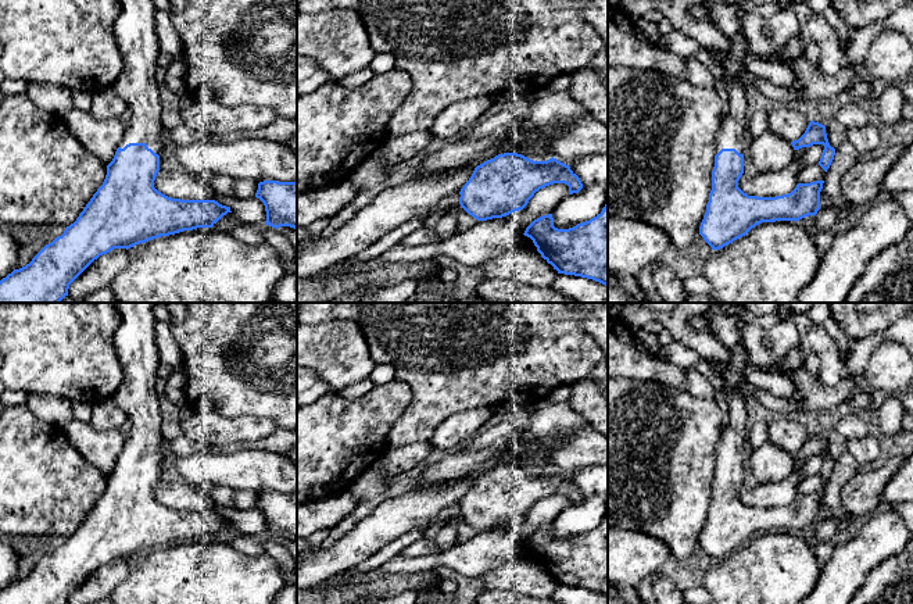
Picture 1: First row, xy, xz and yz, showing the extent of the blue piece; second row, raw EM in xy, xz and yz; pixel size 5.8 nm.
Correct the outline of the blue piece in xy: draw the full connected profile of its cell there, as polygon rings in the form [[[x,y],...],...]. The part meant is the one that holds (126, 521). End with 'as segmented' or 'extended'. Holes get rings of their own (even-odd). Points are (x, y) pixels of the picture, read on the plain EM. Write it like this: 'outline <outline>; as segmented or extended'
outline [[[111,303],[121,314],[114,333],[122,382],[112,397],[132,422],[130,433],[107,476],[103,496],[93,505],[76,532],[46,555],[29,575],[14,580],[0,592],[0,604],[68,604],[69,596],[100,567],[114,560],[130,560],[148,551],[197,539],[212,539],[230,518],[215,511],[172,510],[154,498],[162,480],[164,437],[161,435],[160,401],[155,393],[160,365],[155,344],[157,319],[154,303]]]; extended

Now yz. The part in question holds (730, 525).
outline [[[710,303],[709,319],[713,333],[731,353],[723,374],[724,397],[728,401],[727,419],[716,447],[712,501],[699,537],[703,551],[712,561],[719,561],[762,533],[796,533],[809,526],[814,528],[820,521],[824,492],[798,494],[791,504],[776,508],[748,507],[738,498],[744,485],[742,453],[749,432],[745,393],[741,390],[746,383],[744,369],[751,367],[740,336],[744,321],[716,303]]]; extended

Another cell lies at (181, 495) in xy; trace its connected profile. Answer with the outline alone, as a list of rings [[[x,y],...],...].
[[[160,480],[154,498],[162,505],[180,511],[214,511],[215,503],[201,494],[198,487],[187,480]]]

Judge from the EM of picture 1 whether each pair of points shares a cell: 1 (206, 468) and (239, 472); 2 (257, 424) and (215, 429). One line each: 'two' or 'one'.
1: one
2: one

